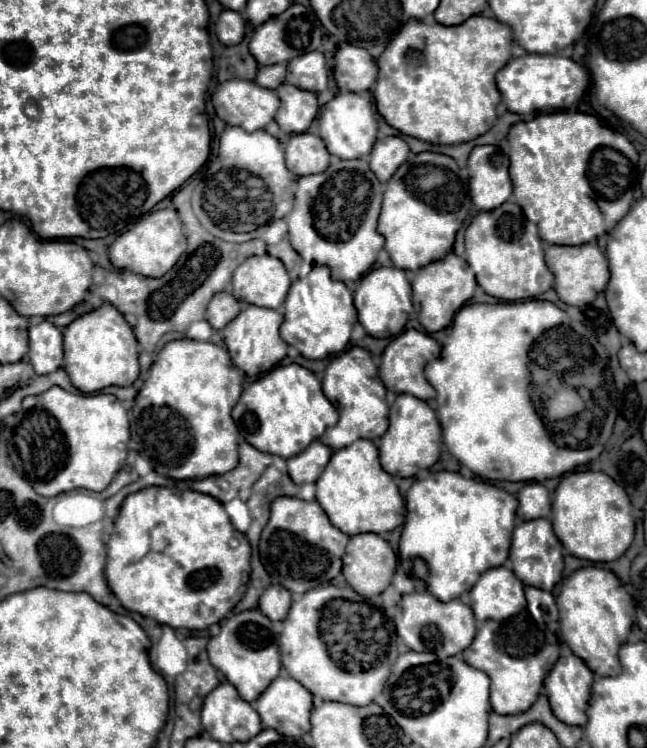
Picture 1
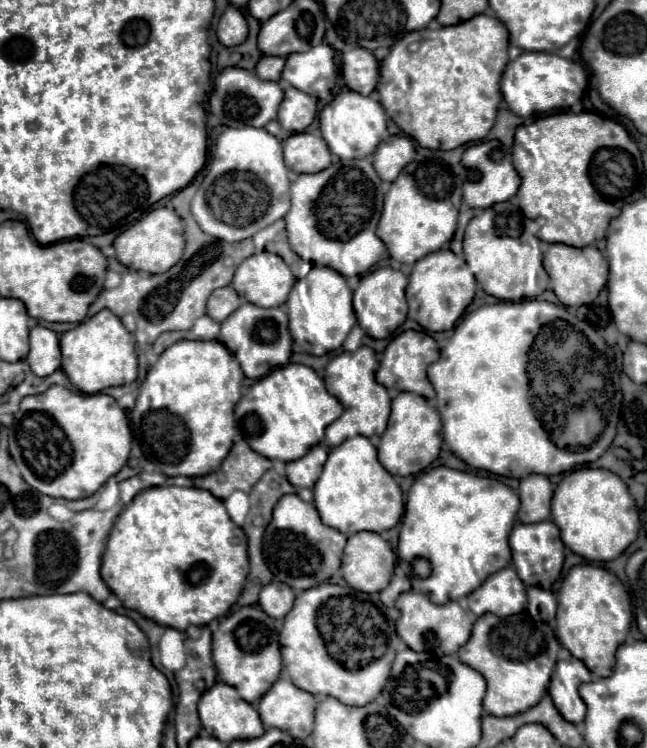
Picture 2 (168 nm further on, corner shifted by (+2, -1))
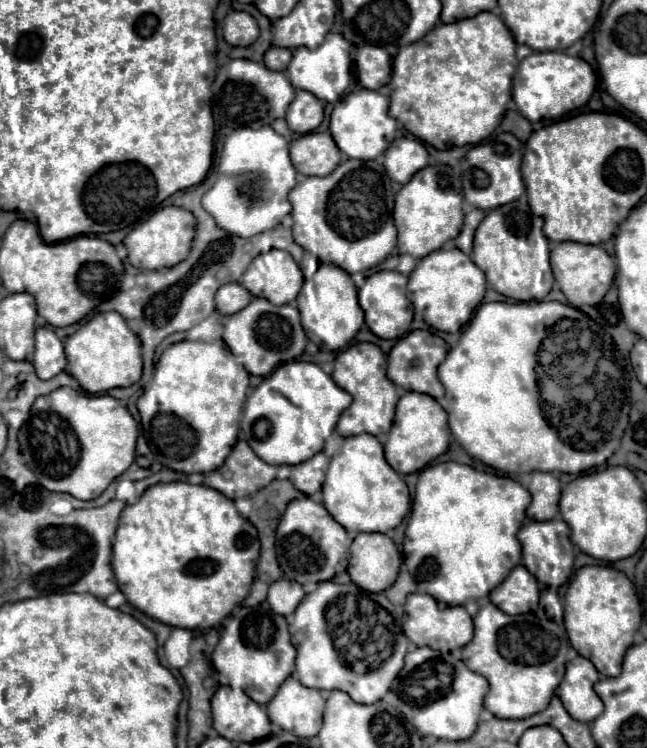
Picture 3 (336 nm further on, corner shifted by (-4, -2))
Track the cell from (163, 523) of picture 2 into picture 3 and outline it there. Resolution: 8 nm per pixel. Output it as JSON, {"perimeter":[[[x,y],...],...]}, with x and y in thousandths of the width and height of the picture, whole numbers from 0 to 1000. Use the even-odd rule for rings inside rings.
{"perimeter":[[[260,644],[229,652],[210,674],[189,682],[173,735],[173,762],[195,802],[232,826],[272,840],[328,840],[380,799],[393,778],[399,741],[396,706],[368,687],[355,666],[312,647]]]}

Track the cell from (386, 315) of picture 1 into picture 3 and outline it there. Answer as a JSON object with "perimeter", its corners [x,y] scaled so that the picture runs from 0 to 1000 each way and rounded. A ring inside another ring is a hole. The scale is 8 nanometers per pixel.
{"perimeter":[[[587,361],[578,364],[566,372],[566,380],[553,390],[556,412],[566,420],[566,433],[569,439],[584,449],[584,452],[618,452],[634,444],[634,430],[637,430],[637,404],[628,396],[628,377],[631,369],[609,364],[609,361]]]}

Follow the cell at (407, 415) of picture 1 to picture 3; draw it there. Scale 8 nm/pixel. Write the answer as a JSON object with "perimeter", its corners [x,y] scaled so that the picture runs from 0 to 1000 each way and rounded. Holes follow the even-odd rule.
{"perimeter":[[[628,524],[612,543],[612,559],[594,594],[597,618],[618,634],[637,634],[683,610],[696,594],[692,556],[686,545],[665,529],[649,524]]]}

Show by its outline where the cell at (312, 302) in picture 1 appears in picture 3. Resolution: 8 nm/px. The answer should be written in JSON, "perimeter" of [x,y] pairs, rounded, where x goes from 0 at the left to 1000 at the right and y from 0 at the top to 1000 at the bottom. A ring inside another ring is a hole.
{"perimeter":[[[470,334],[467,348],[457,352],[470,370],[457,406],[464,414],[465,433],[473,449],[504,471],[535,465],[553,447],[556,436],[563,433],[563,417],[553,409],[553,388],[541,366],[529,364],[529,358],[510,350],[495,350],[485,340],[473,334]]]}

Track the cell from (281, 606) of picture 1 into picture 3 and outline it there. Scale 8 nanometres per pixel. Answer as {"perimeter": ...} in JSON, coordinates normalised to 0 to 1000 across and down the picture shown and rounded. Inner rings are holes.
{"perimeter":[[[433,773],[423,781],[417,781],[414,807],[433,824],[448,824],[454,818],[454,813],[464,807],[467,797],[470,797],[470,789],[464,781],[454,781],[451,775]]]}

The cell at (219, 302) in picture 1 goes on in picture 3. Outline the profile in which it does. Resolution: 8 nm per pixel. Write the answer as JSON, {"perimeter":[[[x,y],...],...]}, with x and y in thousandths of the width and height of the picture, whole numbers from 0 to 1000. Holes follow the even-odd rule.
{"perimeter":[[[346,380],[334,390],[334,414],[343,422],[359,422],[362,417],[371,417],[386,401],[386,390],[380,390],[380,385],[374,385],[371,380]]]}

